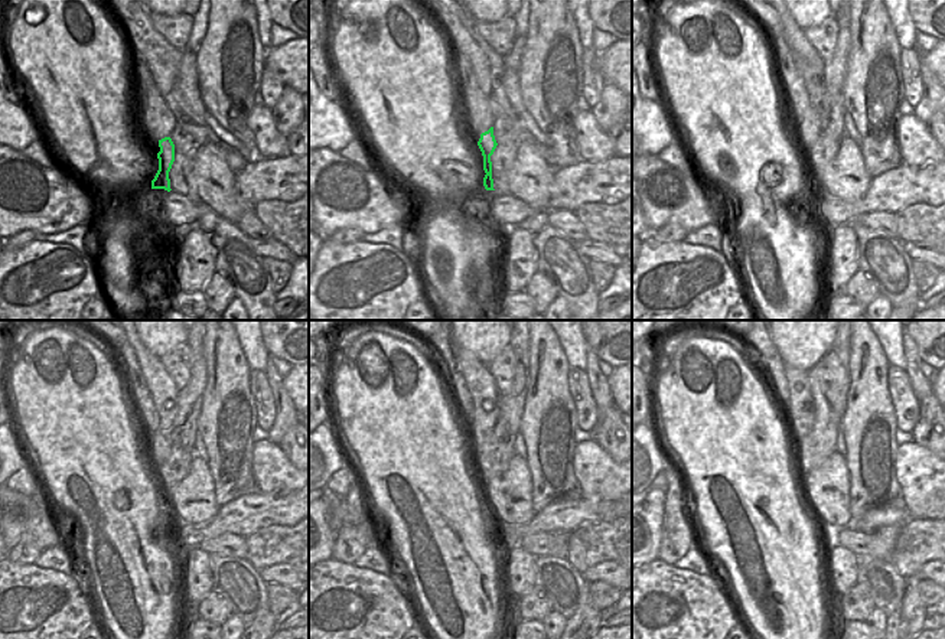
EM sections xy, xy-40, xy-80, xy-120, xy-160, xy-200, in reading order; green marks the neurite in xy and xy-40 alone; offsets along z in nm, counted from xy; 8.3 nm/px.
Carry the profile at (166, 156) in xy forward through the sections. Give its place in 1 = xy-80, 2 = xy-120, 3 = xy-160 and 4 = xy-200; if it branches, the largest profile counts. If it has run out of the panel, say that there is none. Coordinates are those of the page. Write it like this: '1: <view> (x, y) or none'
1: xy-80 (794, 35)
2: xy-120 (160, 385)
3: xy-160 (479, 381)
4: xy-200 (802, 413)

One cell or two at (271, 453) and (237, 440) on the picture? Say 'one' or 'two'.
two

